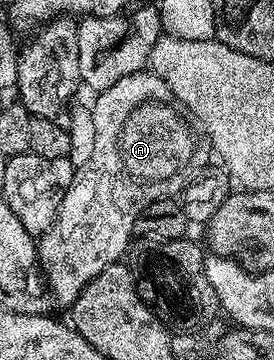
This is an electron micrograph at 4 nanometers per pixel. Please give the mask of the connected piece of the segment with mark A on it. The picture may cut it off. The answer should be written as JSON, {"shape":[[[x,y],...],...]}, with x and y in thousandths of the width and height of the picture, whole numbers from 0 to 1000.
{"shape":[[[518,200],[482,206],[478,211],[449,211],[449,222],[405,233],[405,244],[365,253],[343,272],[354,275],[332,283],[332,303],[339,308],[339,331],[347,333],[347,414],[339,414],[332,436],[321,439],[318,456],[303,456],[270,481],[259,522],[245,522],[245,544],[230,544],[230,567],[215,567],[215,589],[201,600],[201,622],[186,622],[186,633],[172,647],[146,653],[135,672],[135,711],[150,758],[172,775],[172,794],[186,808],[190,836],[204,847],[212,839],[215,847],[237,850],[237,856],[263,853],[266,836],[288,822],[288,811],[303,811],[303,800],[318,800],[318,789],[332,789],[332,778],[347,778],[347,767],[361,767],[361,756],[376,756],[376,744],[445,725],[460,714],[453,706],[456,692],[471,683],[471,658],[489,658],[500,611],[529,592],[547,567],[591,556],[642,553],[661,531],[704,497],[723,494],[737,472],[766,458],[763,439],[770,442],[763,383],[748,375],[734,342],[650,278],[639,256],[624,256],[624,244],[609,244],[609,233],[595,233],[595,222],[573,206]]]}

